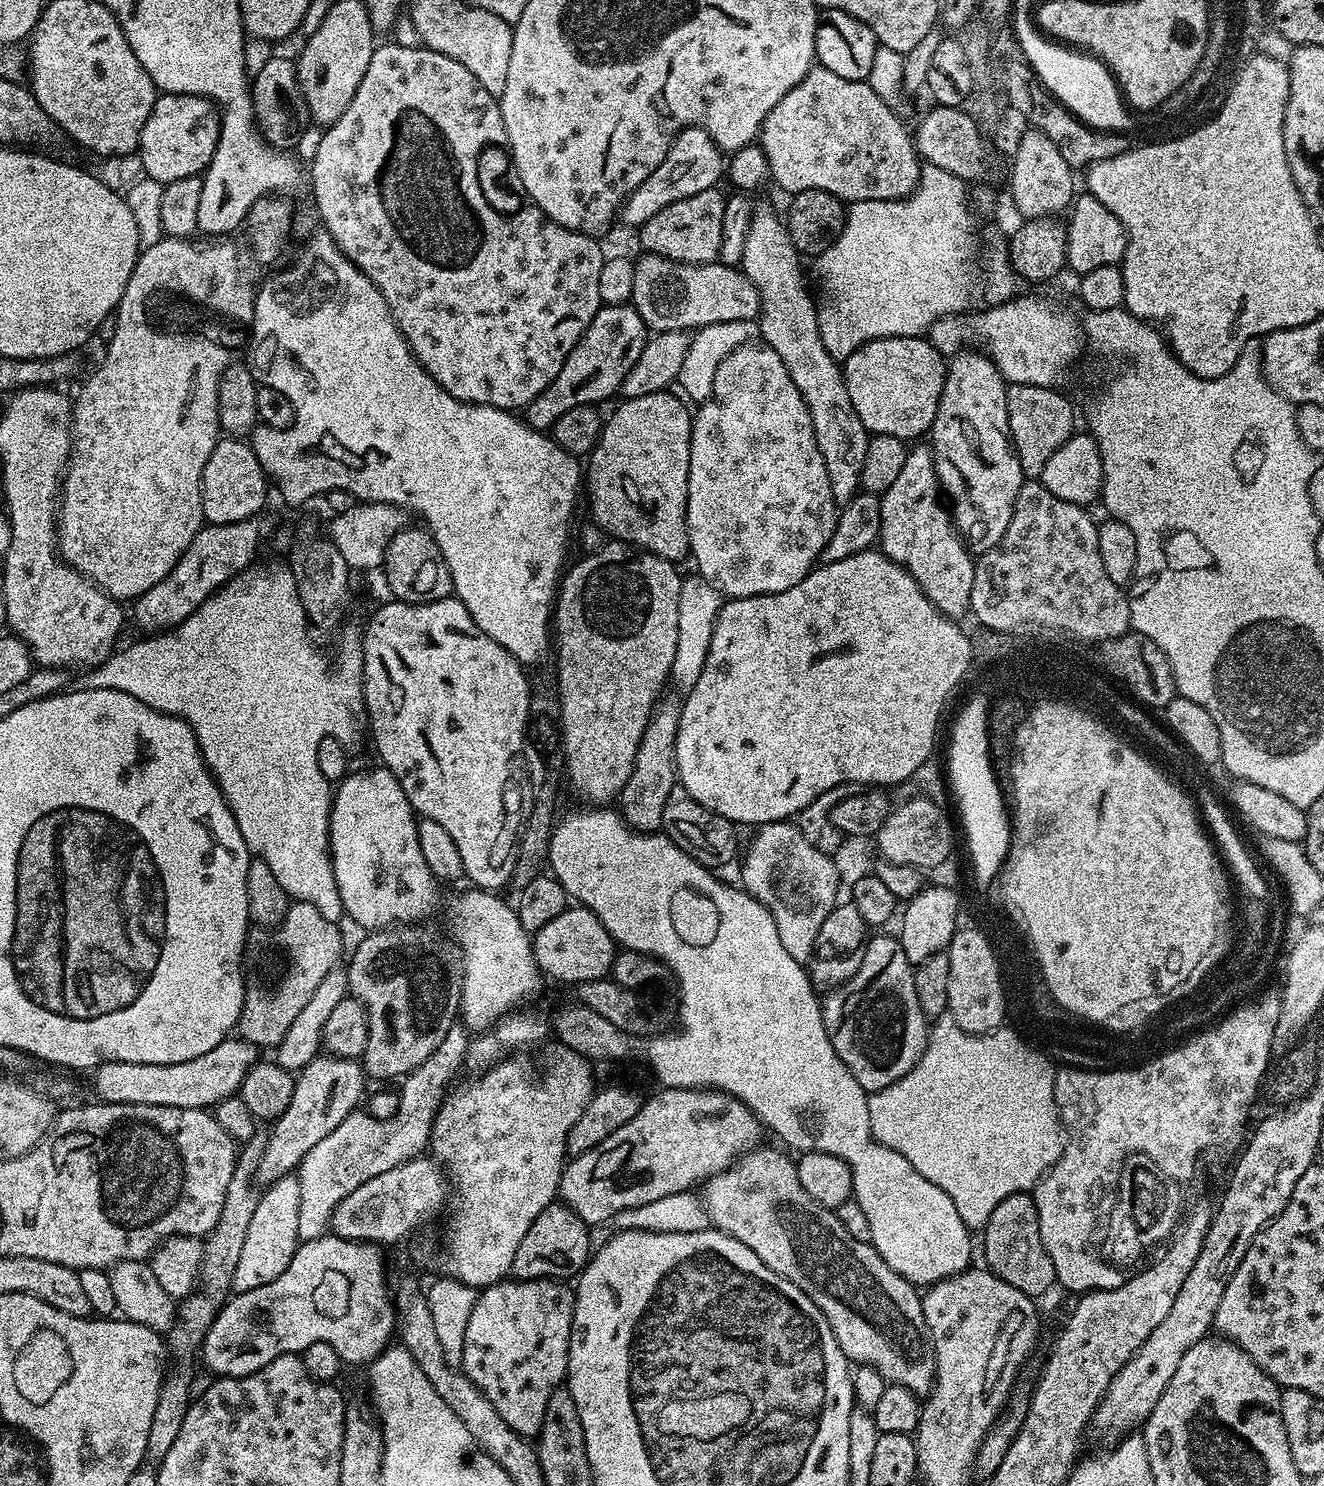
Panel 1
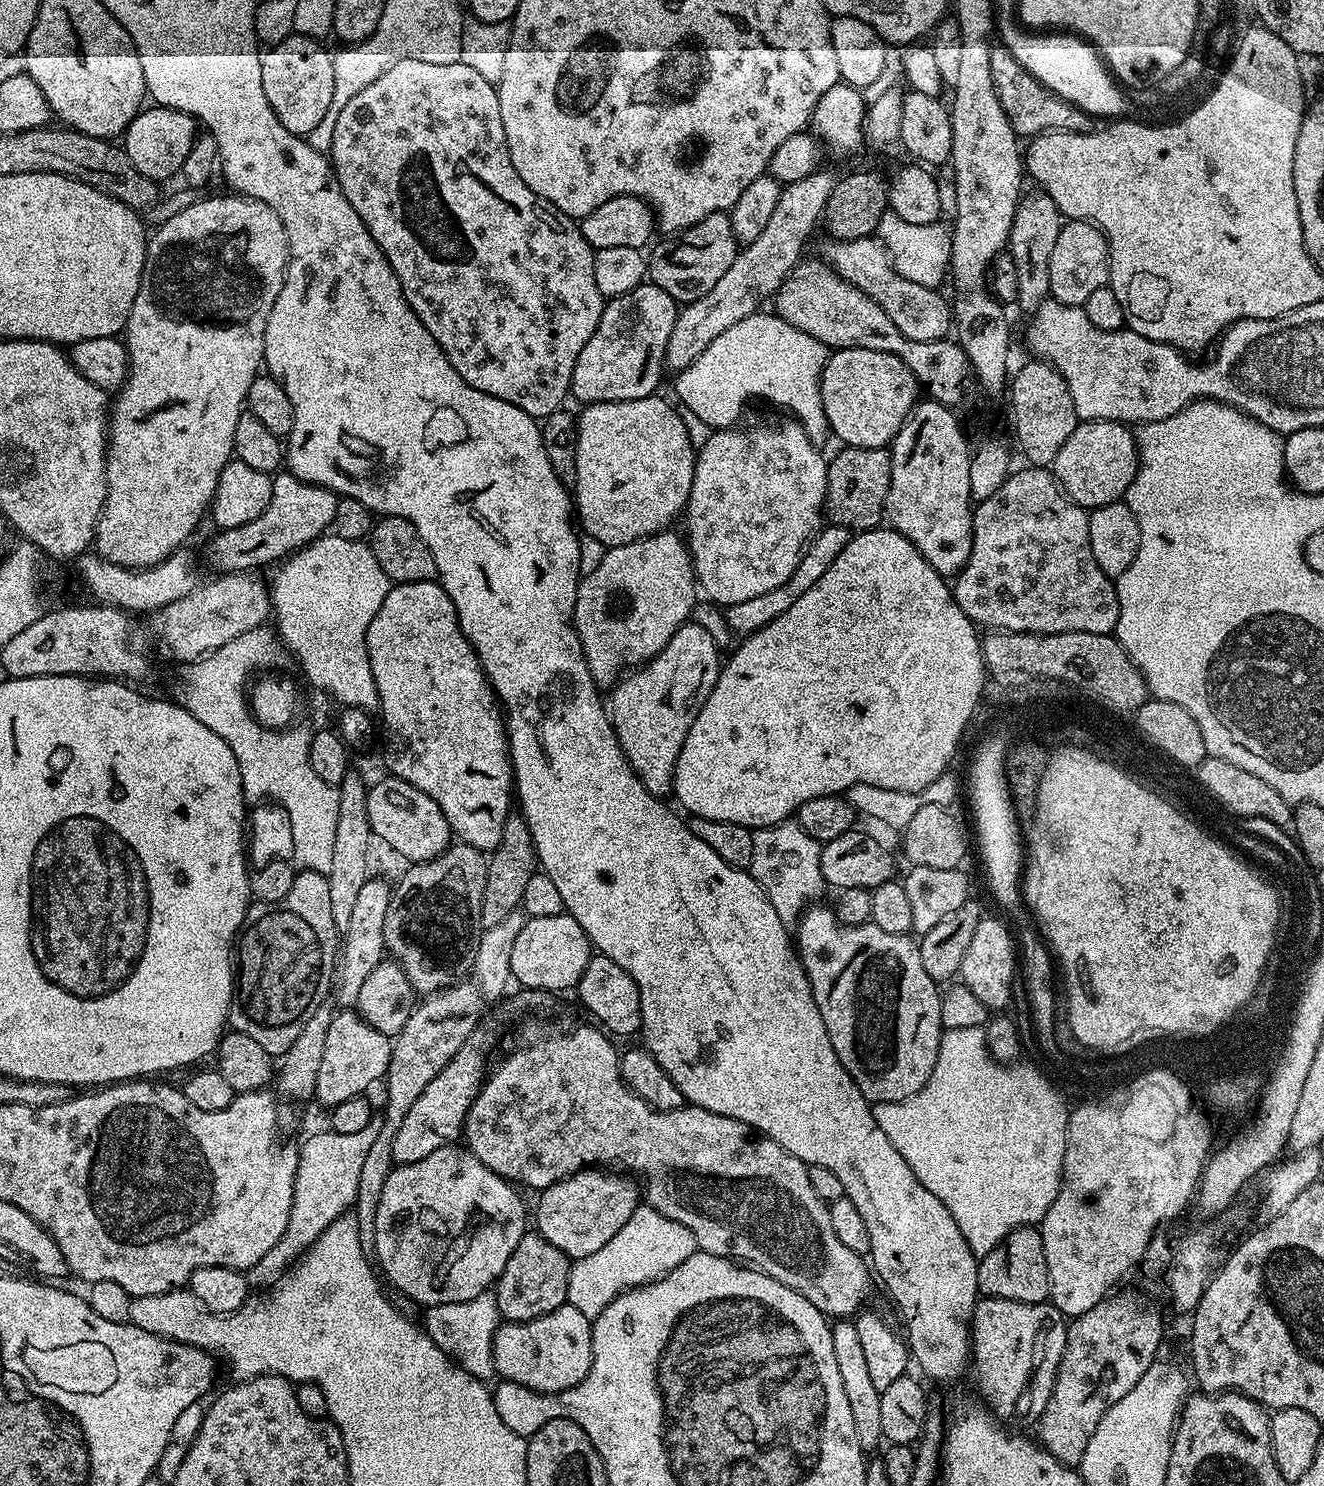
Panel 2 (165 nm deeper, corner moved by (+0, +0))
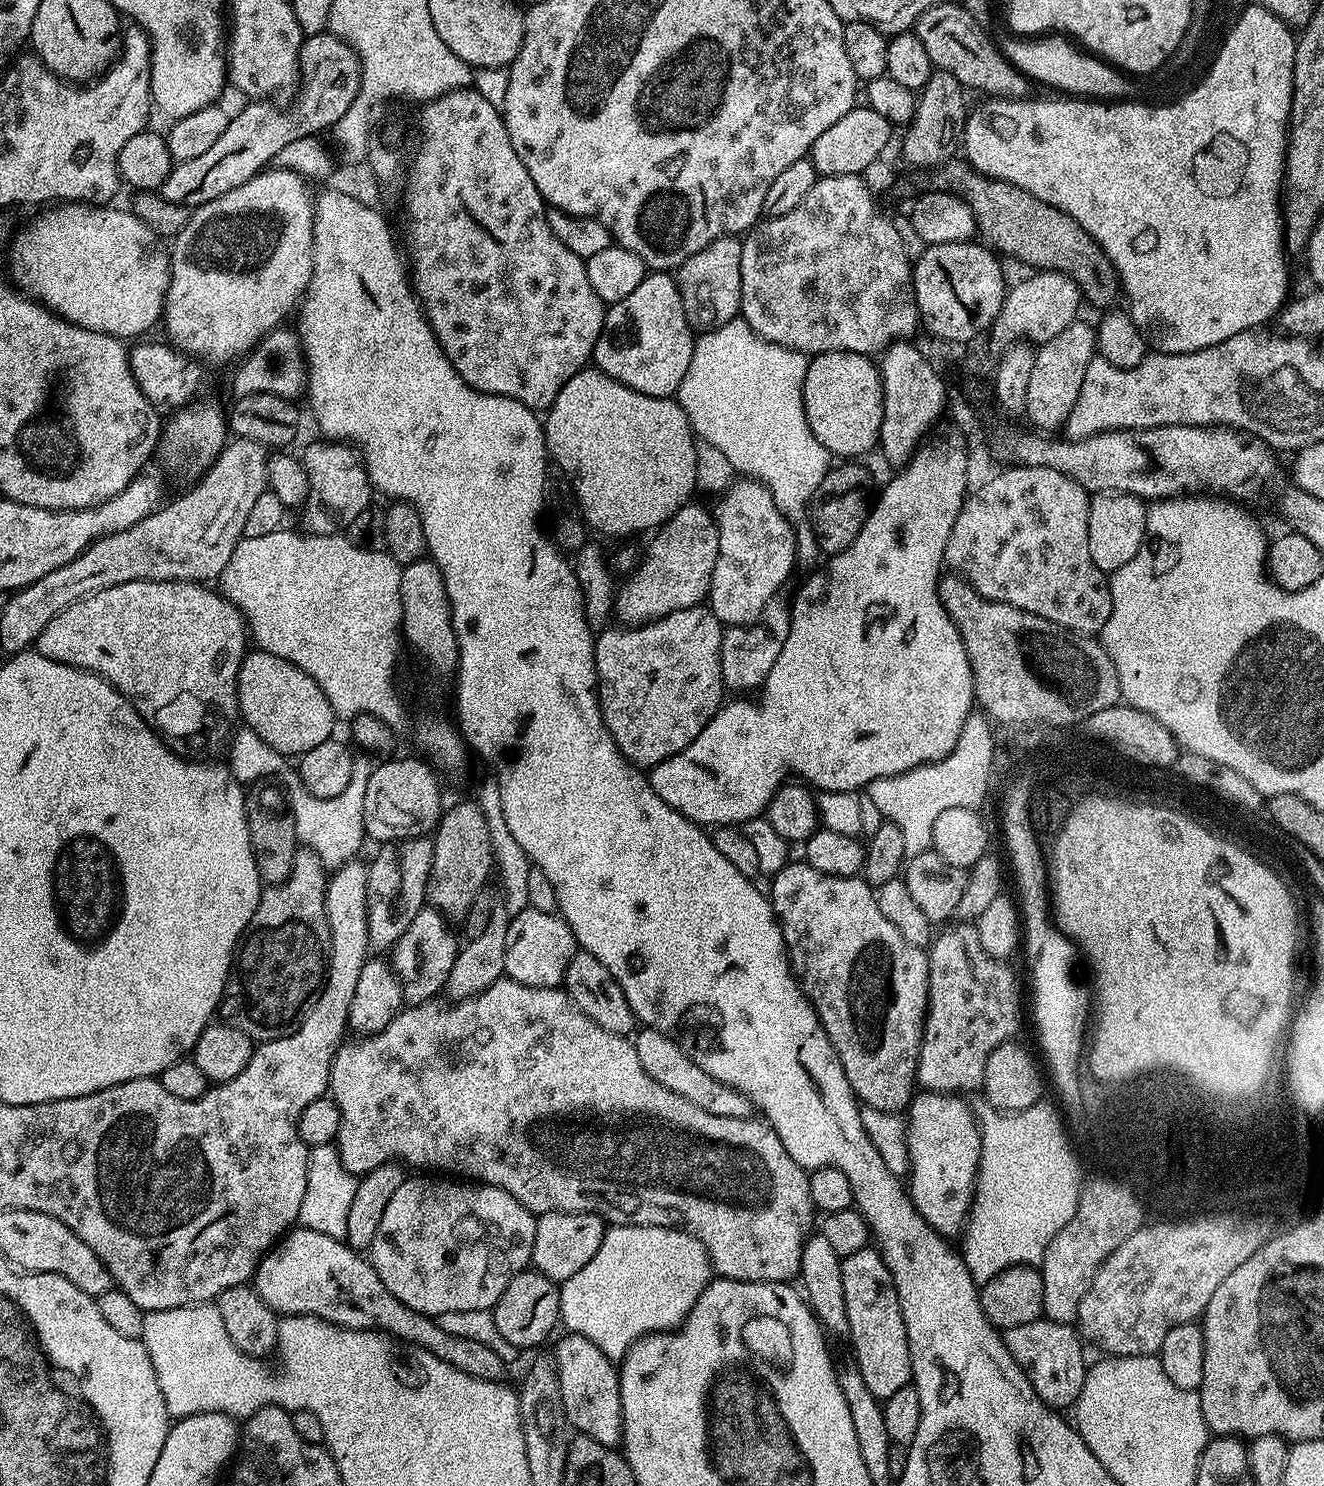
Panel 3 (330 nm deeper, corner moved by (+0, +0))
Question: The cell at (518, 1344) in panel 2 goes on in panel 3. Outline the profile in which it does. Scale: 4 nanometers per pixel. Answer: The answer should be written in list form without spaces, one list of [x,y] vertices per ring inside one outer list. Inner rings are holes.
[[[564,1334],[556,1344],[554,1355],[558,1386],[562,1394],[564,1419],[582,1436],[602,1442],[602,1446],[616,1448],[624,1435],[622,1426],[622,1400],[620,1398],[620,1373],[617,1365],[608,1359],[590,1338]]]

